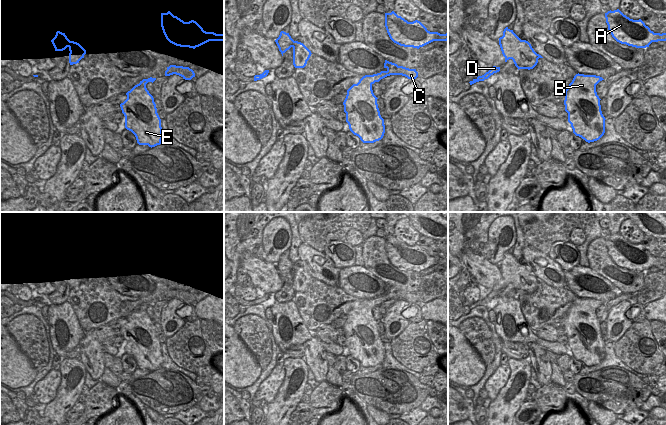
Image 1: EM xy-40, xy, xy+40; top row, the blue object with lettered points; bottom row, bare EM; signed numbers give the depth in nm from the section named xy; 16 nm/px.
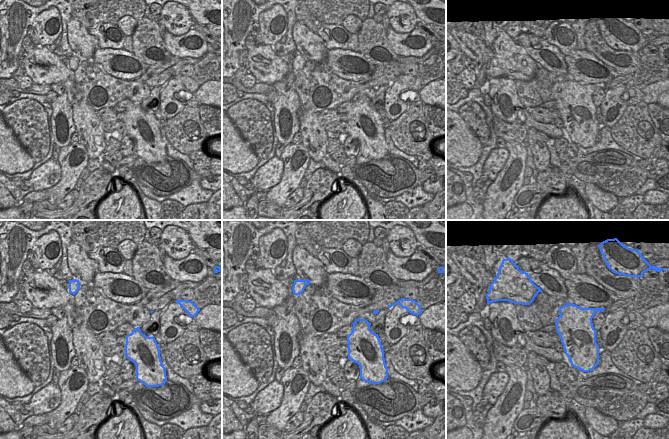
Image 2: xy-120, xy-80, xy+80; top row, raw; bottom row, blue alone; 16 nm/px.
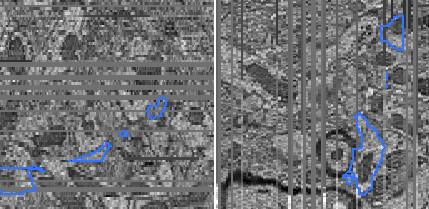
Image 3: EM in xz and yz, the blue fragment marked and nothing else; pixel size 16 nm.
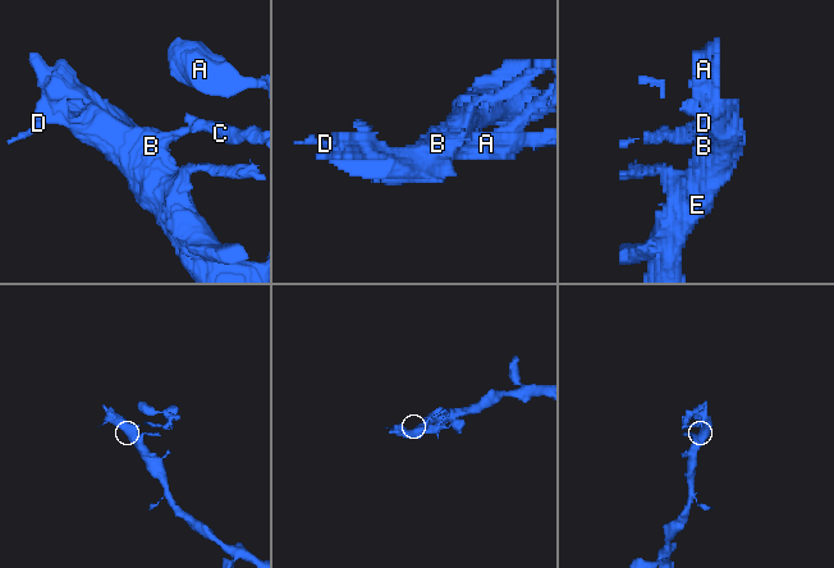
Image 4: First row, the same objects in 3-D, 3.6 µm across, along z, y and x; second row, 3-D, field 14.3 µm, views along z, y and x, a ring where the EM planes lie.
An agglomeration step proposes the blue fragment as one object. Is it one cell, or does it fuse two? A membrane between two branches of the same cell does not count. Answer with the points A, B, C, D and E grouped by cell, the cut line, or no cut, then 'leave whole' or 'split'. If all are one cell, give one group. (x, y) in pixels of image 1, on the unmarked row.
groups A C / B D E; cut xy (385, 295), (387, 299); split

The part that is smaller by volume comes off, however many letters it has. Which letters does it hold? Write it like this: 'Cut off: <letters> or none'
Cut off: A, C

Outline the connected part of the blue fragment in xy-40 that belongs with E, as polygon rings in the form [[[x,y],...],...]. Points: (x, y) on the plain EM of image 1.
[[[150,301],[140,305],[126,317],[127,323],[120,328],[125,340],[125,352],[135,359],[139,369],[151,372],[160,369],[163,362],[154,322],[146,312],[148,306],[153,307],[155,304]]]

